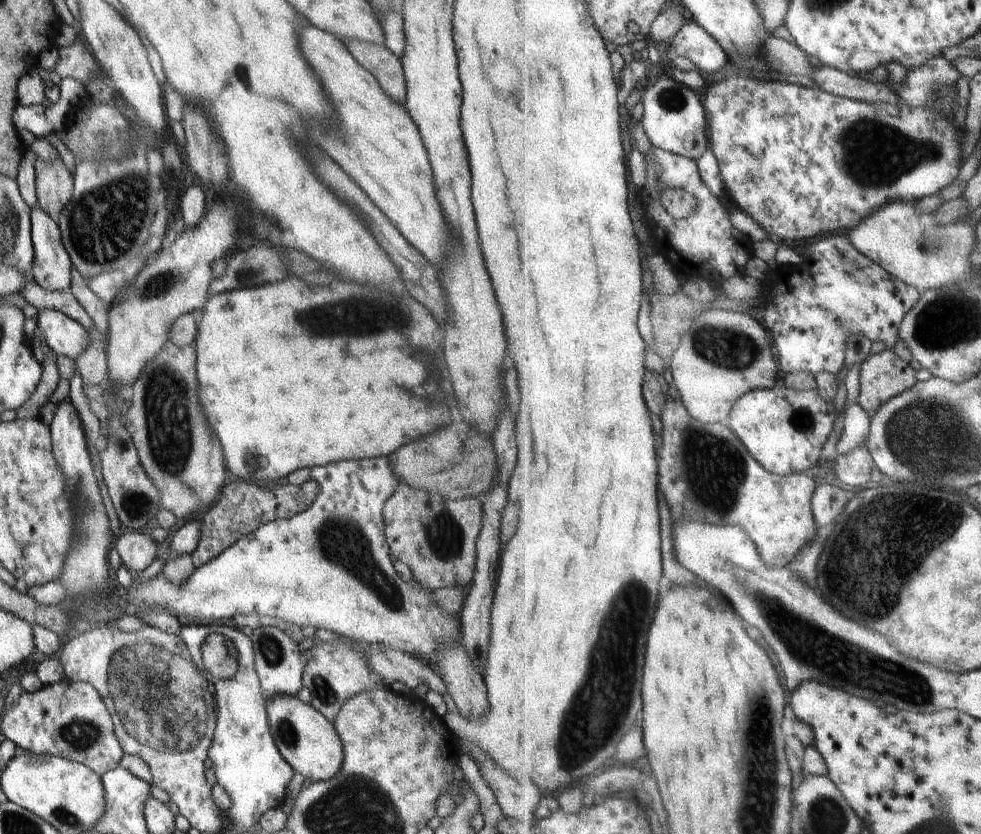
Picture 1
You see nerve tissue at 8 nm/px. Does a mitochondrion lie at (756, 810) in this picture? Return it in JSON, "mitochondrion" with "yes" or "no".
{"mitochondrion":"yes"}

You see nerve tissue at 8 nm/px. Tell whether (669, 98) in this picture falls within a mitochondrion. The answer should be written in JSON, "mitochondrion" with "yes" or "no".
{"mitochondrion":"yes"}

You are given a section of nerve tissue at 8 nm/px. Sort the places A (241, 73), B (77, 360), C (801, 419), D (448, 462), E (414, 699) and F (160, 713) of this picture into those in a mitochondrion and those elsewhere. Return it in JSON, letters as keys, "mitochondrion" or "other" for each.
{"A":"other","B":"other","C":"mitochondrion","D":"other","E":"other","F":"mitochondrion"}

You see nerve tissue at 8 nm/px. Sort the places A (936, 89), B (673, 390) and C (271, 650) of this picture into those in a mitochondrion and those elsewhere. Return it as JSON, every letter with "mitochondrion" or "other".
{"A":"other","B":"other","C":"mitochondrion"}

